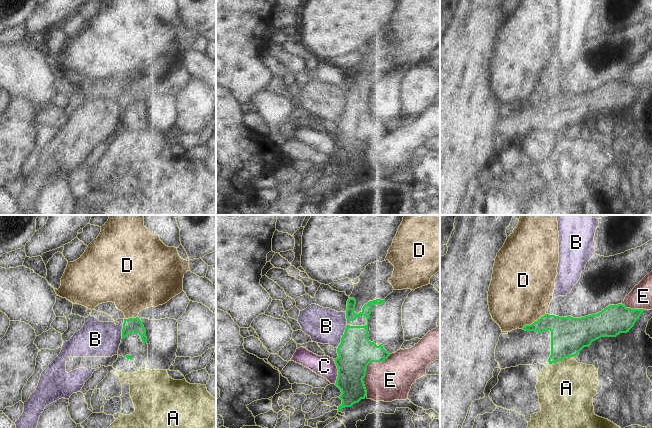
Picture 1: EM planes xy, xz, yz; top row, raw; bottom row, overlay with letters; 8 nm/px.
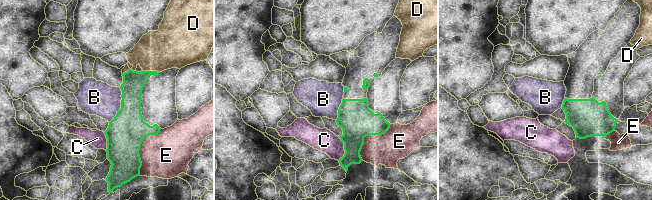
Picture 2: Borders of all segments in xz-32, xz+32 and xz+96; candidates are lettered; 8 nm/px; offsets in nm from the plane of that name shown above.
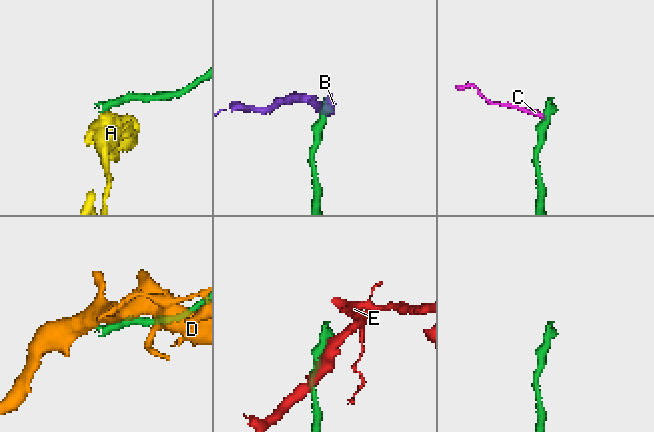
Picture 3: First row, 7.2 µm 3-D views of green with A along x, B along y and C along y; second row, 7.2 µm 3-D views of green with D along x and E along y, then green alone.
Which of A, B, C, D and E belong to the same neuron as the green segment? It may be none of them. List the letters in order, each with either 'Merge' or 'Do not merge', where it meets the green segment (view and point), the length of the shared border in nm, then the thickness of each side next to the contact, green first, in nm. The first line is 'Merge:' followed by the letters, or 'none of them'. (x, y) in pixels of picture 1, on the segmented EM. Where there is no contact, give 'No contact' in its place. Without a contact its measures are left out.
Merge: none of them
A: Do not merge. Touches green at yz (560, 360). Shared border 200 nm. Thickness 300 nm (green) against 460 nm
B: Do not merge. Touches green at xz (342, 337). Shared border 200 nm. Thickness 280 nm (green) against 280 nm
C: Do not merge. Touches green at xz (338, 371). Shared border 200 nm. Thickness 280 nm (green) against 170 nm
D: Do not merge. Touches green at yz (534, 322). Shared border 240 nm. Thickness 220 nm (green) against 480 nm
E: Do not merge. Touches green at xz (366, 368). Shared border 380 nm. Thickness 280 nm (green) against 320 nm.

